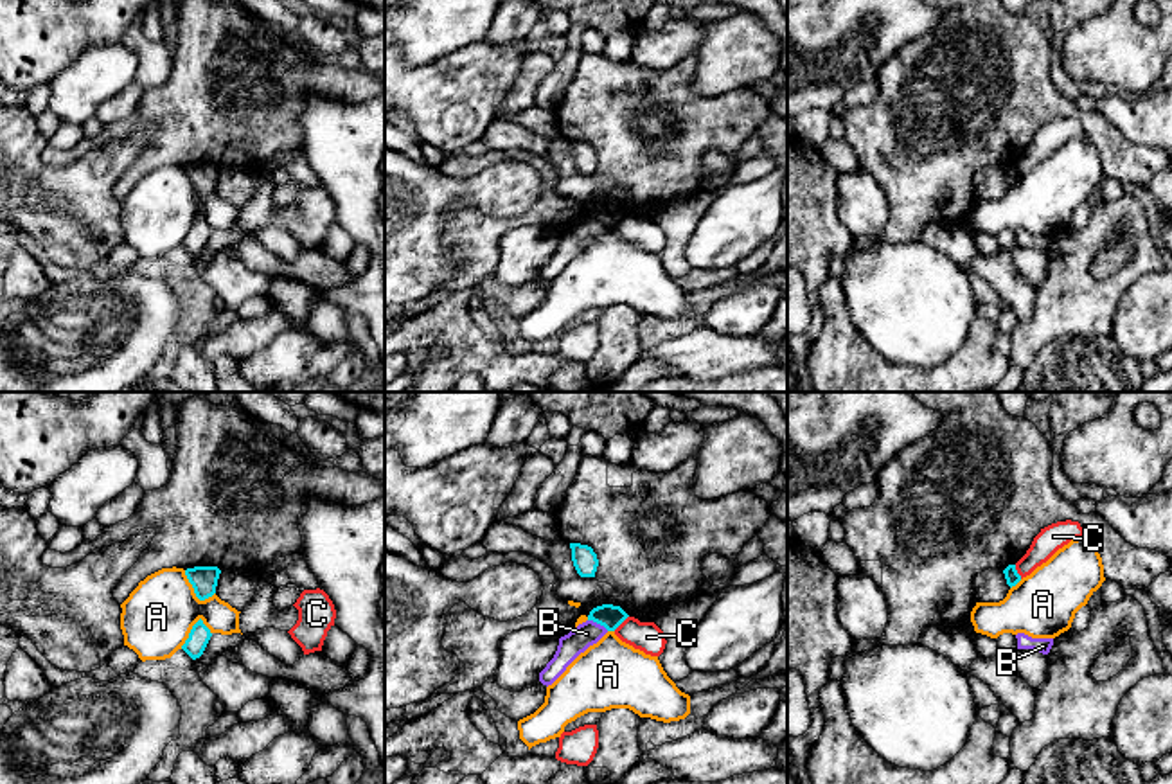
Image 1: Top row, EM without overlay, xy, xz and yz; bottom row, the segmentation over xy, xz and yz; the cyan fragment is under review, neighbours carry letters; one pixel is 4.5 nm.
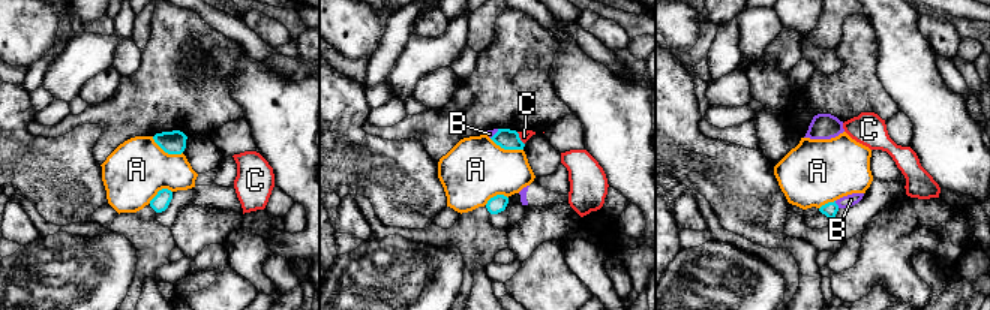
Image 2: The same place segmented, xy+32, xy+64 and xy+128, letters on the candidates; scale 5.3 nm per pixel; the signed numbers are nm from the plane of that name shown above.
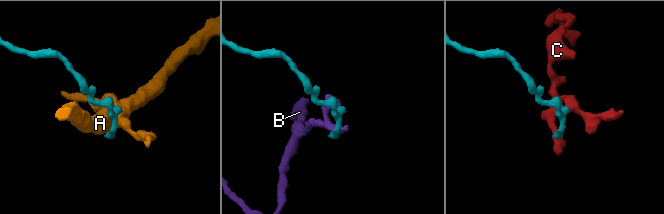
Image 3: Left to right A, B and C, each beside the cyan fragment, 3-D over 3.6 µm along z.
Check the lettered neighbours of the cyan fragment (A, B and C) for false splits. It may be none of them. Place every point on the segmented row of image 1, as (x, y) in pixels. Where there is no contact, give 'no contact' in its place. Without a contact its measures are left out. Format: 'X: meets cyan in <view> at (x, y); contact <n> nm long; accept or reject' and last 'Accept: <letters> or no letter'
A: meets cyan in xy at (195, 592); contact 180 nm long; reject
B: meets cyan in xz at (599, 623); contact 110 nm long; reject
C: meets cyan in xz at (621, 623); contact 100 nm long; reject
Accept: no letter

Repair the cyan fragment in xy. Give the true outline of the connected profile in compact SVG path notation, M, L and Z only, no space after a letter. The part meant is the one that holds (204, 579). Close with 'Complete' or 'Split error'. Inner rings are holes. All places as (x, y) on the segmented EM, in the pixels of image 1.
M194 566L185 570L185 575L200 601L216 593L219 574L221 570L218 566Z. Complete

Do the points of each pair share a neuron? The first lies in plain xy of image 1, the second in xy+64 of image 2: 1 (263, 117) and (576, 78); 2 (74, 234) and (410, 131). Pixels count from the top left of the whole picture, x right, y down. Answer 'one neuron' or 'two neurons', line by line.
1: two neurons
2: two neurons

